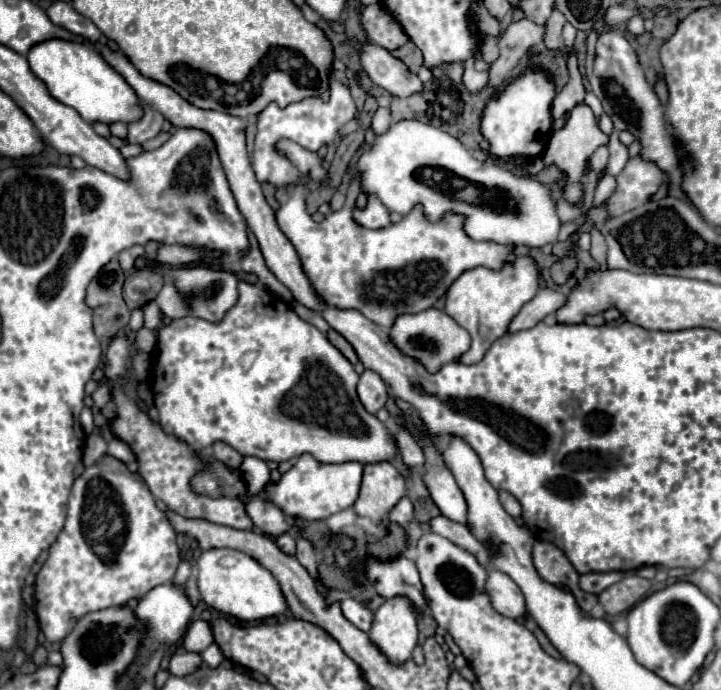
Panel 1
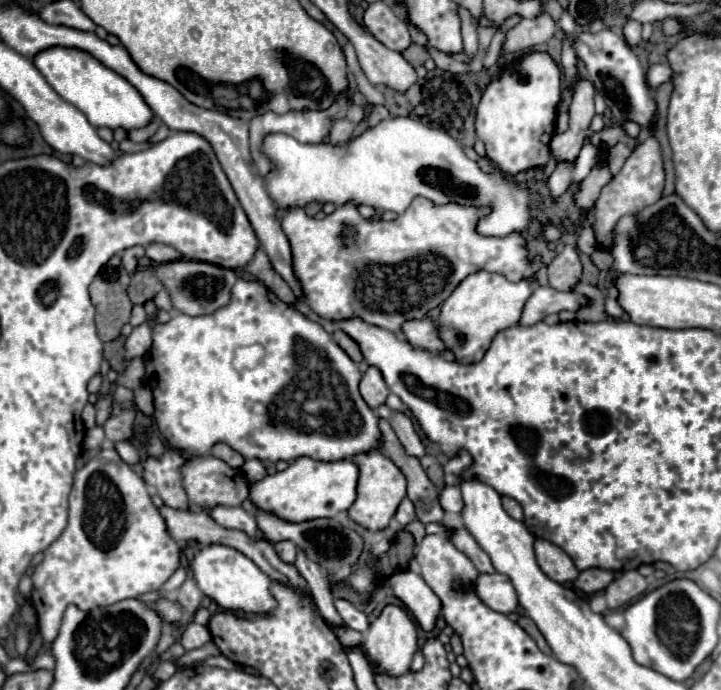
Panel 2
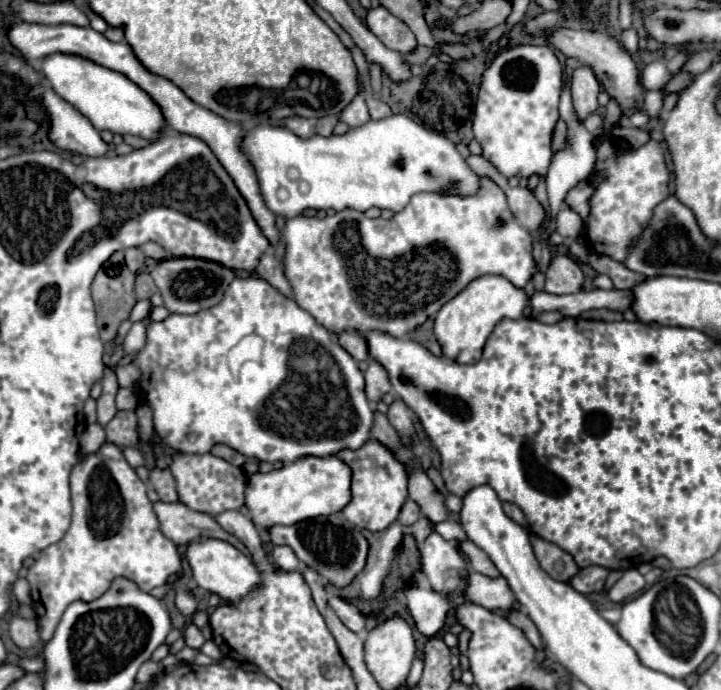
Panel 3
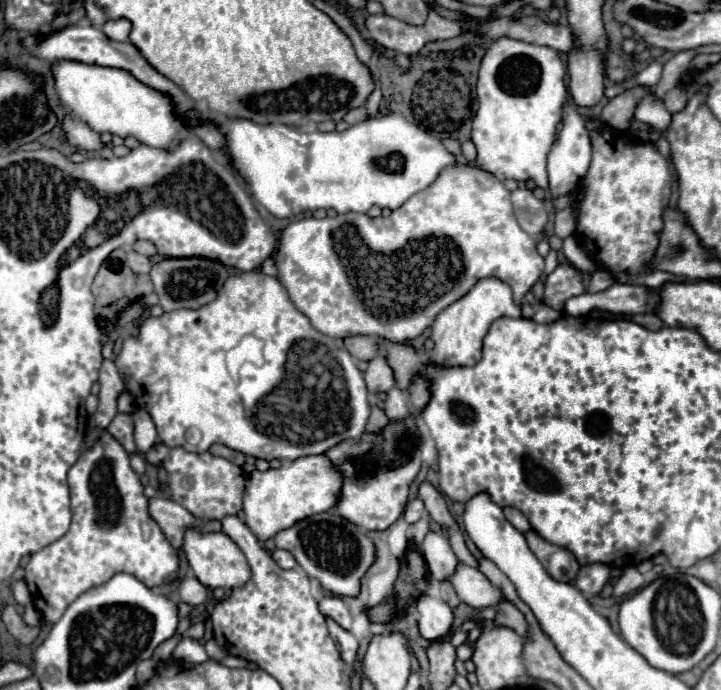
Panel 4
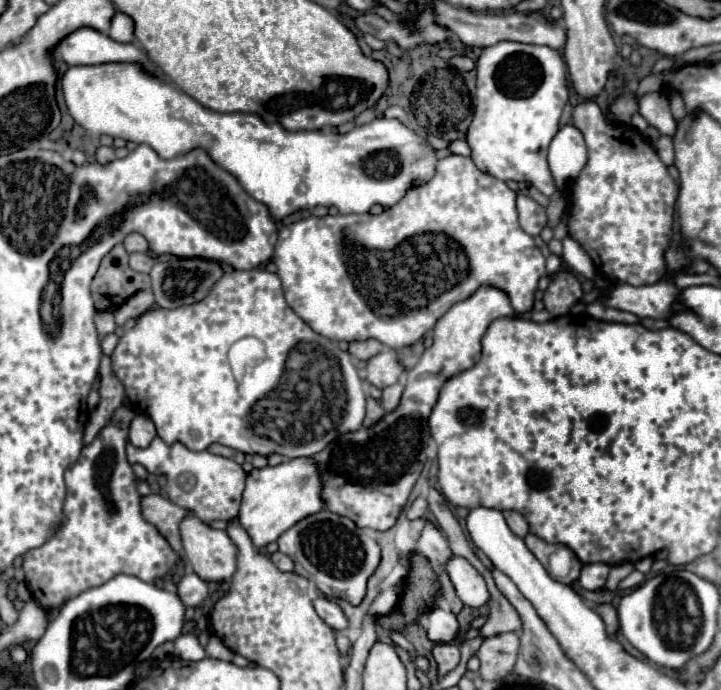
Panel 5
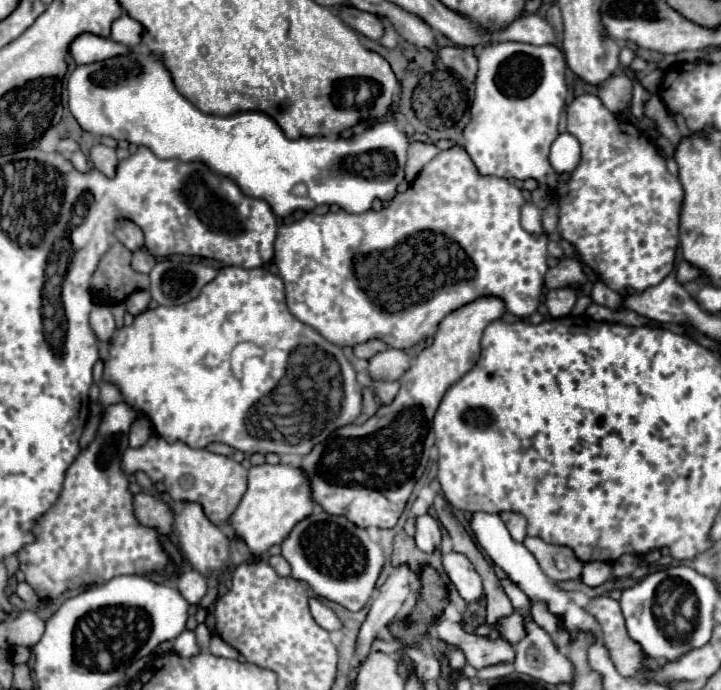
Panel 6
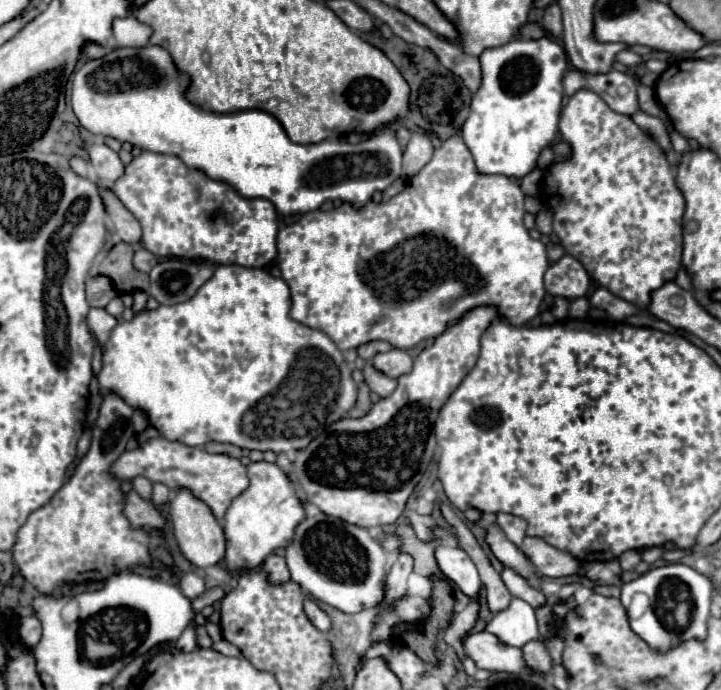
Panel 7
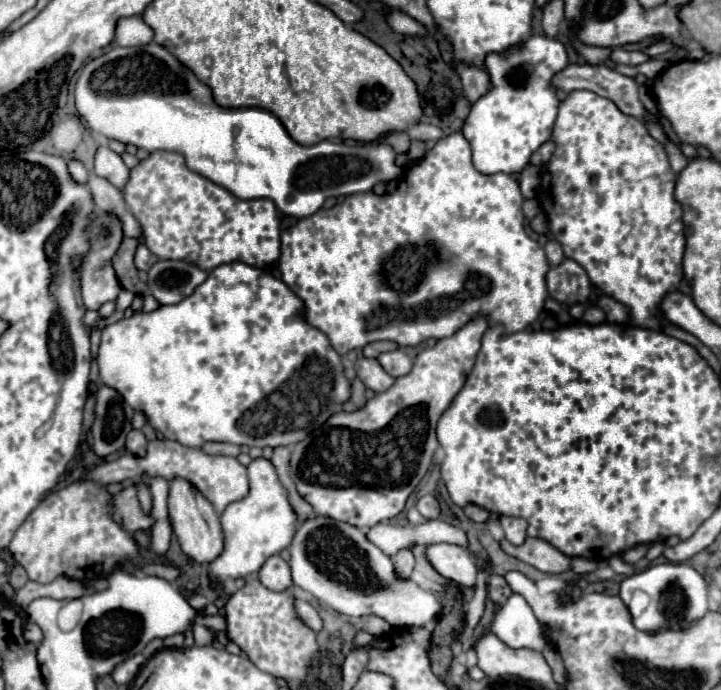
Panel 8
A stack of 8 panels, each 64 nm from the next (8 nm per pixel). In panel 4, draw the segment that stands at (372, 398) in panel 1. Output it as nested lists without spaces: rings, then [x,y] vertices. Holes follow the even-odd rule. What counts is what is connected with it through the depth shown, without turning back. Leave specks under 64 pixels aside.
[[[378,354],[376,358],[370,360],[366,372],[364,372],[364,380],[368,386],[370,394],[378,394],[378,392],[388,392],[394,388],[394,376],[392,376],[392,368],[388,368],[388,362],[384,360],[382,354]]]

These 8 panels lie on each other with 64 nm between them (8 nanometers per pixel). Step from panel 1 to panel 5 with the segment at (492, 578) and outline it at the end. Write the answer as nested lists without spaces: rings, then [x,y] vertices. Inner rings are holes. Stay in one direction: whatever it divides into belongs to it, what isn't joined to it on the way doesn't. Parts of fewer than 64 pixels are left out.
[[[452,556],[452,560],[448,562],[446,572],[448,572],[460,600],[466,606],[480,608],[480,606],[490,602],[490,592],[486,588],[484,576],[470,562],[466,562],[460,556]]]

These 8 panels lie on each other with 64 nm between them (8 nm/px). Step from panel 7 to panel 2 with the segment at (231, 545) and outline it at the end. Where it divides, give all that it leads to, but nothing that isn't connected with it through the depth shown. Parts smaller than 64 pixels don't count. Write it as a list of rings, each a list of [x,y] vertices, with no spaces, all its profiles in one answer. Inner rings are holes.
[[[302,456],[302,458],[294,460],[284,472],[268,474],[264,480],[252,484],[252,486],[250,486],[250,498],[252,498],[254,506],[258,506],[260,510],[276,512],[276,516],[286,518],[286,520],[290,520],[290,522],[306,522],[306,520],[316,520],[316,518],[334,518],[337,519],[337,522],[341,526],[348,526],[348,528],[352,529],[352,524],[357,523],[352,523],[347,511],[348,508],[352,506],[352,502],[356,500],[358,474],[360,474],[360,472],[358,472],[358,466],[356,466],[352,460],[318,462],[318,460],[308,458],[308,456]]]

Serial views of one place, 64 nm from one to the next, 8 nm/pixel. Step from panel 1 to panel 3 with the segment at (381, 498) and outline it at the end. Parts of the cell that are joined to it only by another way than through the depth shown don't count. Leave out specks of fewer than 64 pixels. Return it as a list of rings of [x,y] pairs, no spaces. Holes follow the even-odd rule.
[[[370,440],[368,444],[364,444],[364,448],[358,448],[356,452],[340,452],[338,458],[342,458],[352,468],[352,500],[342,510],[342,516],[354,526],[372,532],[388,528],[396,520],[408,496],[406,468],[398,460],[394,460],[394,456],[376,440]]]

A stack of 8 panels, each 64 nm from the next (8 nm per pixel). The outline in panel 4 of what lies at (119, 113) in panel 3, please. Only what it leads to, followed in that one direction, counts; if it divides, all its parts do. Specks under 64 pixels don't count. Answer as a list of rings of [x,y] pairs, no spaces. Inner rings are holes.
[[[56,60],[52,62],[52,76],[62,104],[94,132],[110,132],[122,138],[134,136],[154,148],[172,148],[172,144],[178,144],[188,132],[180,128],[180,120],[172,116],[172,104],[168,104],[160,92],[152,92],[152,88],[144,88],[144,84],[132,80],[128,72],[74,60]]]

